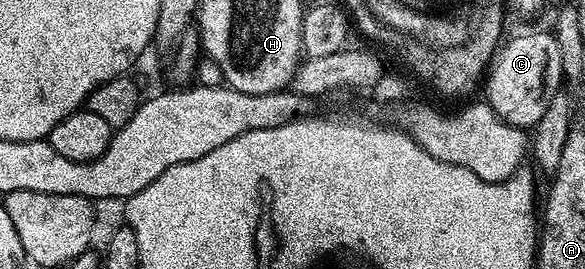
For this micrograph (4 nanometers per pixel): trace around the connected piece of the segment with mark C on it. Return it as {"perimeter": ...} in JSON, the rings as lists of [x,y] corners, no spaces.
{"perimeter":[[[529,31],[514,39],[506,38],[497,48],[483,80],[483,99],[507,125],[531,129],[543,117],[551,97],[562,90],[563,80],[563,56],[554,32]]]}

